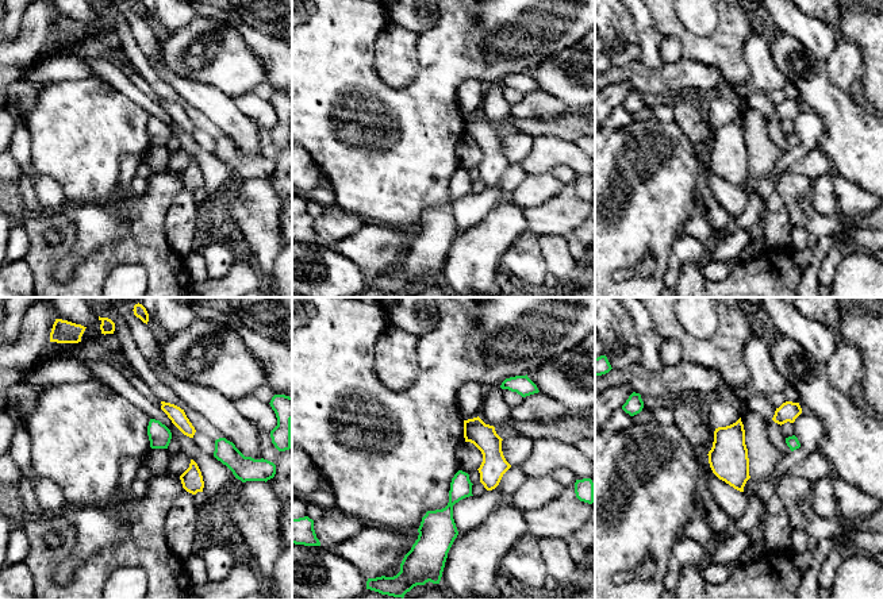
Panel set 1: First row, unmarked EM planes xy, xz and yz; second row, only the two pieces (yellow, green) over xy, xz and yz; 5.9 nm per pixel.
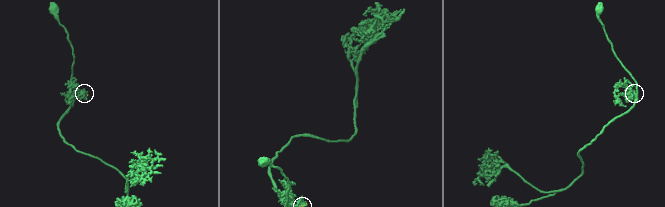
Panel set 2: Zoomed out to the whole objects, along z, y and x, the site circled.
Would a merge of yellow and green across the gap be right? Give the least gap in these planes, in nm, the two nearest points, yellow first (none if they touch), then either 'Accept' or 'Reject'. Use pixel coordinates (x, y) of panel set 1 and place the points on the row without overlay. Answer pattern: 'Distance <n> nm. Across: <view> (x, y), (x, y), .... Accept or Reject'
Distance 50 nm. Across: xy (172, 119), (166, 124). Reject

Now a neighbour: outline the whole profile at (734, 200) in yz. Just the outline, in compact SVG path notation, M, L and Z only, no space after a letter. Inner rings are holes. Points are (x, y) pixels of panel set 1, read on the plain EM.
M709 153L702 154L700 180L711 188L718 203L734 218L745 211L749 193L719 177L710 165Z

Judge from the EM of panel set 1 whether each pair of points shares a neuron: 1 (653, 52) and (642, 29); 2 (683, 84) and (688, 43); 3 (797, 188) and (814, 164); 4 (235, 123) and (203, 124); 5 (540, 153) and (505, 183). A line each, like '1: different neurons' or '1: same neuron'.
1: same neuron
2: different neurons
3: different neurons
4: different neurons
5: different neurons

